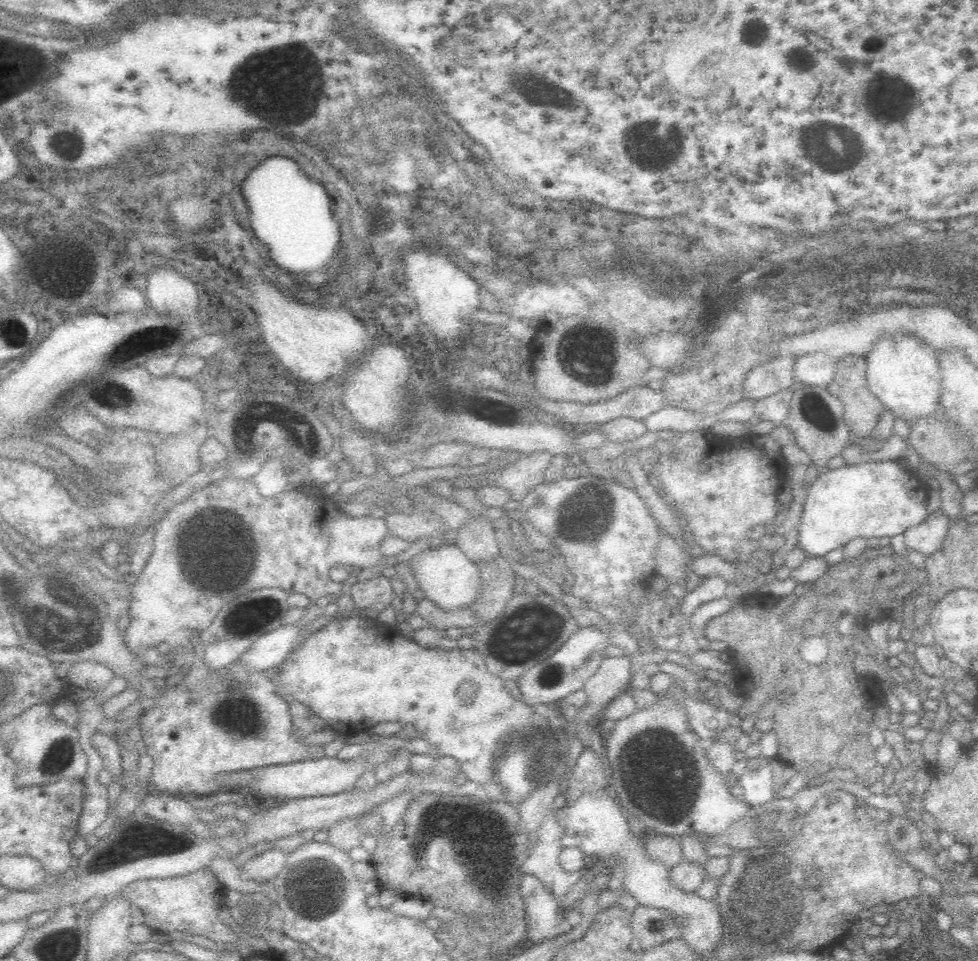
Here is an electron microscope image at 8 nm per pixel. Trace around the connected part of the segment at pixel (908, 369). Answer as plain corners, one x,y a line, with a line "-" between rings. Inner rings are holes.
890,334
874,344
872,352
866,356
866,362
868,386
888,410
902,414
910,422
934,414
940,404
938,396
942,380
938,370
938,350
926,346
926,342
918,340
916,336

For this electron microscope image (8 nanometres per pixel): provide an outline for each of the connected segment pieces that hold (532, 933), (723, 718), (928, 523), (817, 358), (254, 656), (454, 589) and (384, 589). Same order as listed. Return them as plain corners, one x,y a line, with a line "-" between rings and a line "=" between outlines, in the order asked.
530,873
522,876
521,888
527,922
526,945
554,939
554,936
571,930
570,924
562,916
558,900
536,876
=
688,696
684,704
686,704
686,710
688,710
690,728
700,738
714,738
728,726
730,712
714,708
712,704
700,702
700,700
692,698
692,696
=
941,508
935,510
926,517
924,522
904,532
906,548
914,552
922,552
926,557
930,556
942,546
944,536
952,521
=
804,354
796,358
794,376
810,386
828,386
836,372
836,358
826,354
=
301,622
282,624
278,630
272,630
270,634
258,638
244,654
240,655
239,660
251,670
268,670
280,666
286,654
294,648
294,640
300,632
298,624
=
454,544
430,548
424,554
420,554
420,560
414,564
414,578
418,582
418,588
424,592
424,596
436,602
440,608
462,608
476,598
480,590
480,570
474,562
470,562
462,550
=
374,576
366,582
355,582
351,585
350,595
354,599
355,608
375,615
390,606
392,600
390,580
384,576

